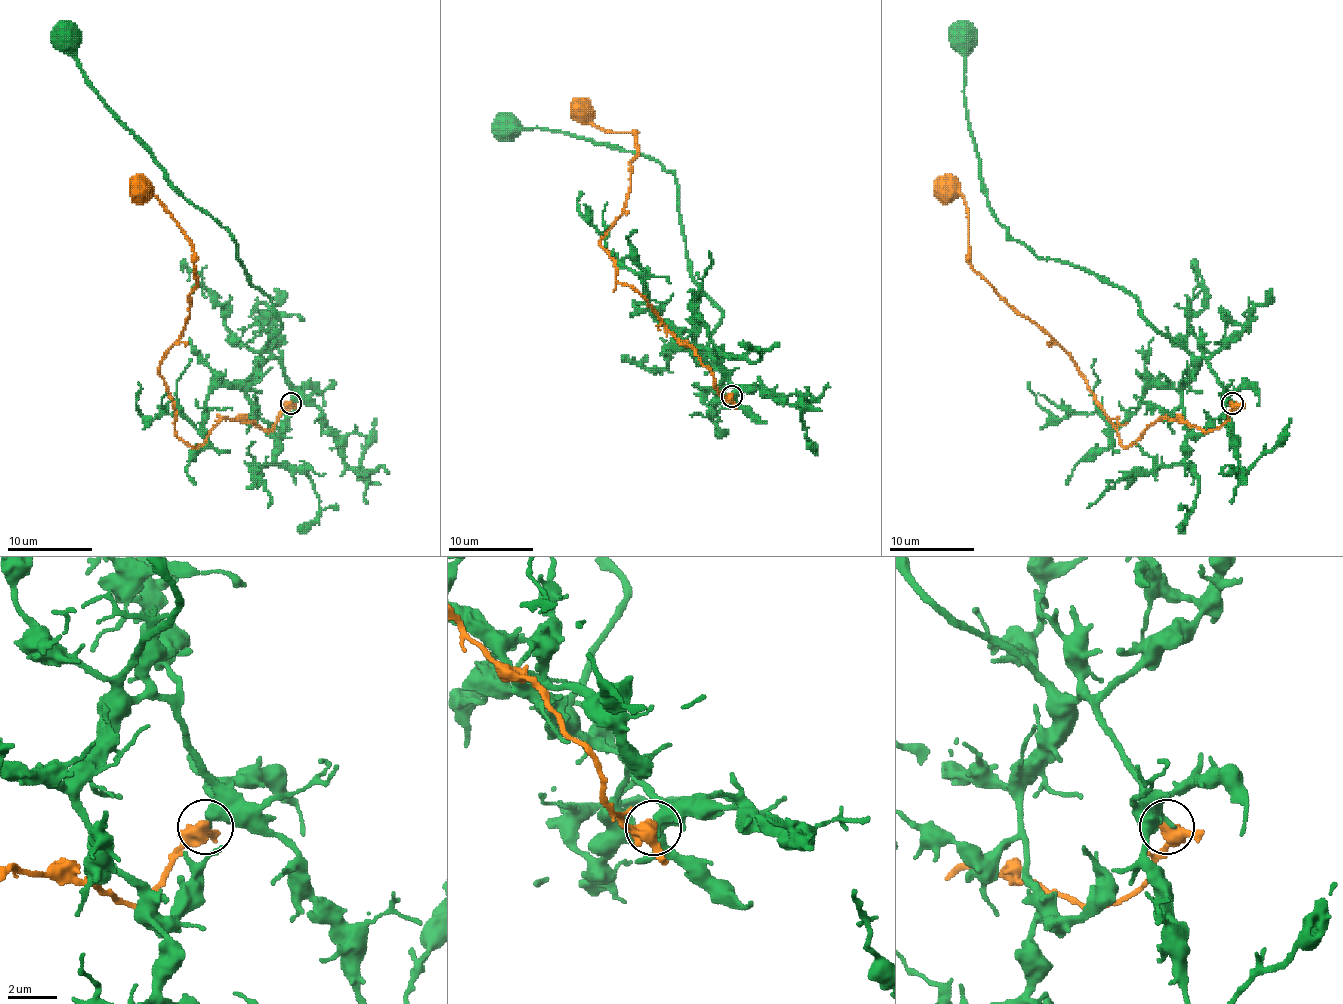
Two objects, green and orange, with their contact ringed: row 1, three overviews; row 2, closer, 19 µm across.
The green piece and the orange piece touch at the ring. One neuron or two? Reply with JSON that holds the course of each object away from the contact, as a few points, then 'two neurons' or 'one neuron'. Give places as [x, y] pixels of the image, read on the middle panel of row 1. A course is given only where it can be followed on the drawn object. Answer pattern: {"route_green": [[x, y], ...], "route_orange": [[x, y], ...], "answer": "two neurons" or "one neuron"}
{"route_green": [[732, 395], [702, 355], [722, 310], [692, 274], [677, 179], [645, 155], [507, 124]], "route_orange": [[732, 395], [615, 279], [600, 240], [624, 211], [637, 138], [603, 130], [573, 98]], "answer": "two neurons"}

